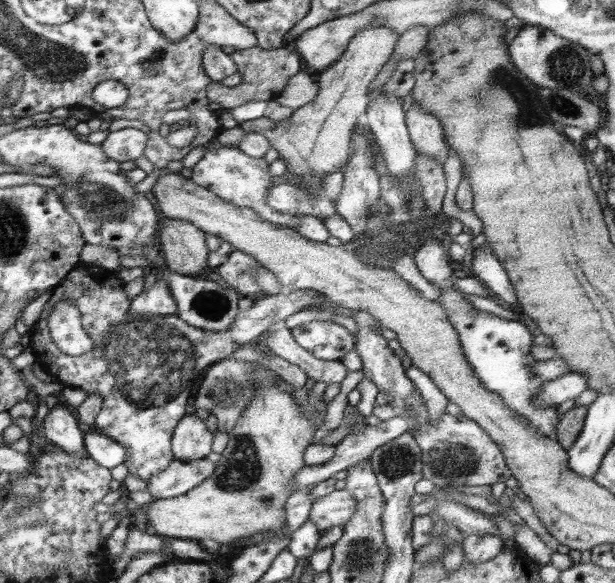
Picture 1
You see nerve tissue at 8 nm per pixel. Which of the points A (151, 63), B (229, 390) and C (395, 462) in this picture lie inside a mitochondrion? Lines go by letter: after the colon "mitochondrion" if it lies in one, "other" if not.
A: mitochondrion
B: mitochondrion
C: mitochondrion

